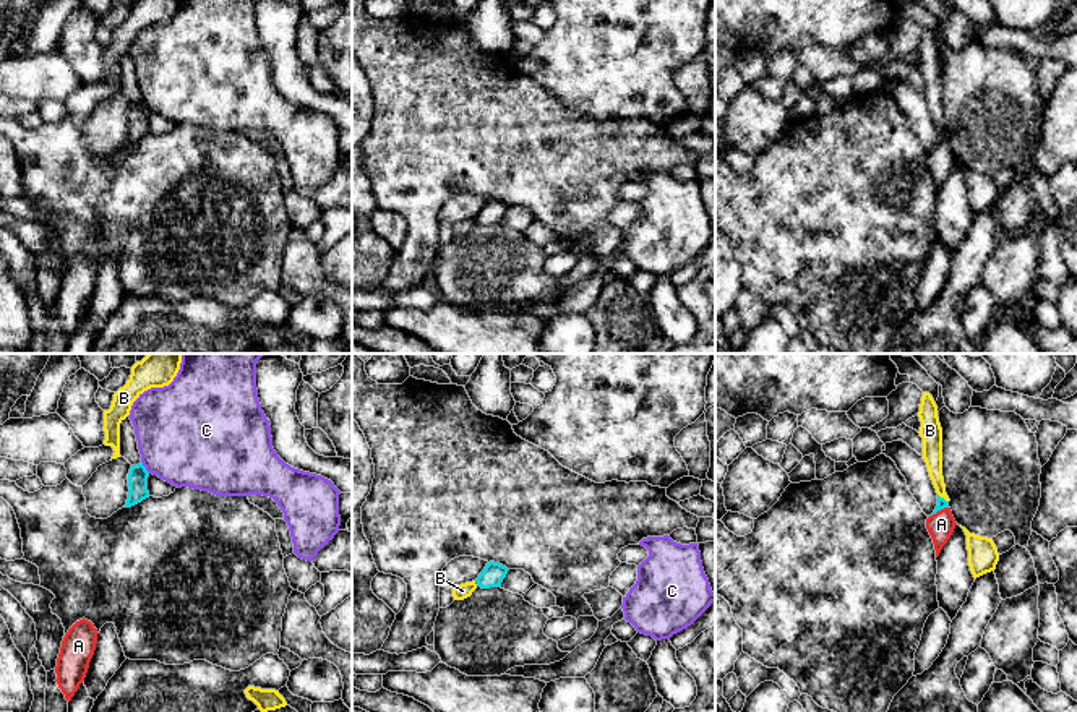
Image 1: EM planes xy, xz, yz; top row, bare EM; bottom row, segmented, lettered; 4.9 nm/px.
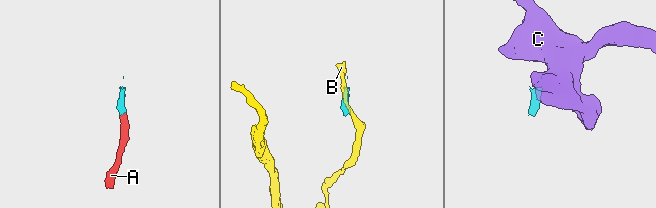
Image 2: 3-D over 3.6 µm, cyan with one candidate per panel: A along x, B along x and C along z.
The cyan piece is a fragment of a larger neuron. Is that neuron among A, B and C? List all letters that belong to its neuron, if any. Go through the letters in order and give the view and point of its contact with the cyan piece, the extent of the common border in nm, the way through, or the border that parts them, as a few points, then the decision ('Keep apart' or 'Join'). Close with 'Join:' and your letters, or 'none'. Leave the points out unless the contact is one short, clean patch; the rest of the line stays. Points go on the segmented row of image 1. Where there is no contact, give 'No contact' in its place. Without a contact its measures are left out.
A: Touches cyan at yz (938, 510). Shared border 120 nm. Path across: yz (941, 503), (938, 510), (941, 524). Join
B: Touches cyan at yz (943, 498). Shared border 70 nm. Boundary: yz (938, 493), (948, 501). Keep apart
C: Touches cyan at xy (145, 467). Shared border 80 nm. Boundary: xy (141, 461), (150, 472). Keep apart
Join: A

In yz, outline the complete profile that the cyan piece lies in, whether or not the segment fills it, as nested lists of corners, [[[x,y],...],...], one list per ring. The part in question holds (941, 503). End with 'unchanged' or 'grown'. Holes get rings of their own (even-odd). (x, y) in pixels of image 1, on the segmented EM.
[[[938,495],[938,506],[934,513],[926,519],[926,529],[933,538],[936,558],[939,556],[942,547],[950,538],[957,522],[949,508],[949,501]]]; grown

